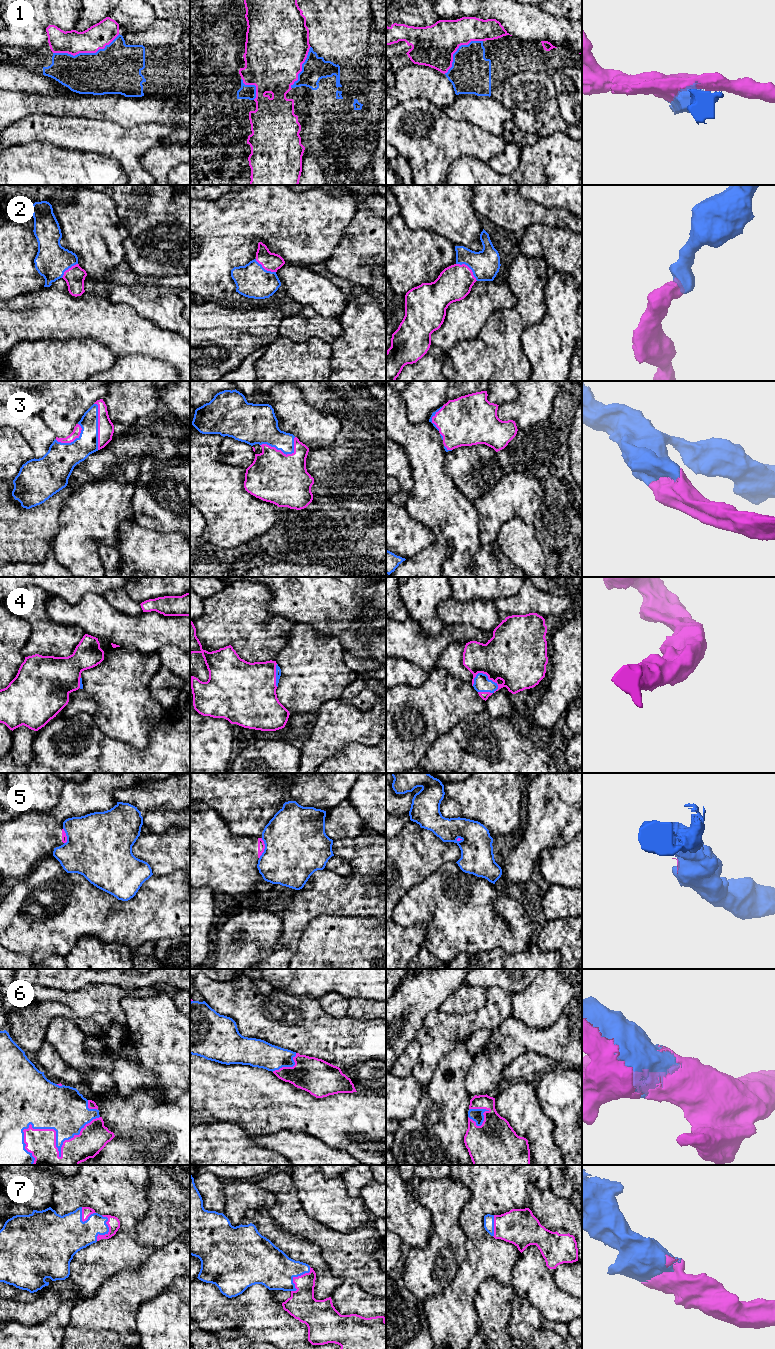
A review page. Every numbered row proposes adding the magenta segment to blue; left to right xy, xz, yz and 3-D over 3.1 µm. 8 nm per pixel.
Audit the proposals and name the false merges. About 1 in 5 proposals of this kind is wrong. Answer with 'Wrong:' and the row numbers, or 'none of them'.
Wrong: 1, 5

